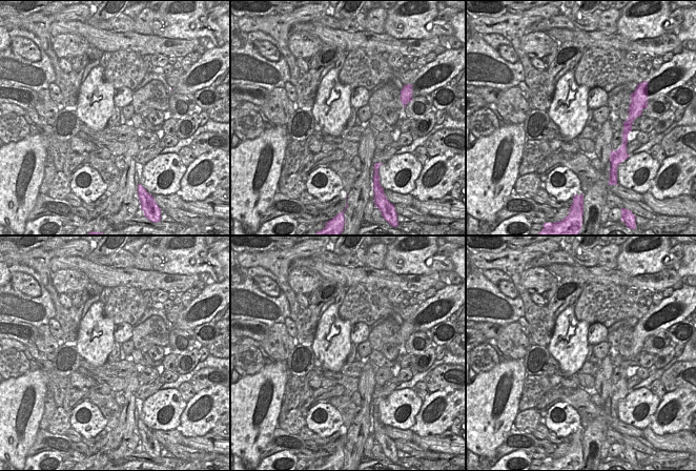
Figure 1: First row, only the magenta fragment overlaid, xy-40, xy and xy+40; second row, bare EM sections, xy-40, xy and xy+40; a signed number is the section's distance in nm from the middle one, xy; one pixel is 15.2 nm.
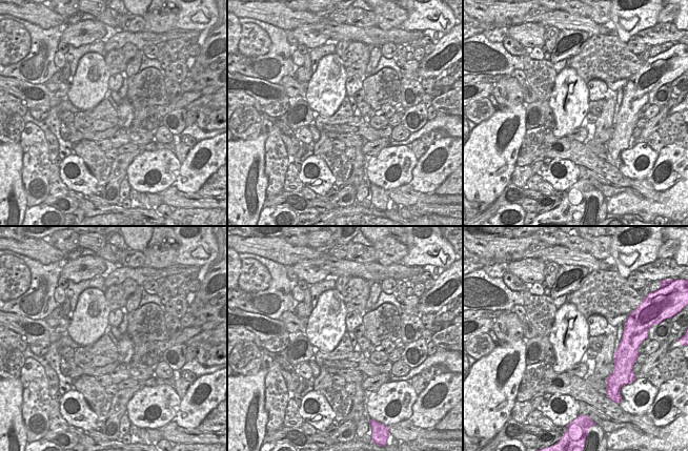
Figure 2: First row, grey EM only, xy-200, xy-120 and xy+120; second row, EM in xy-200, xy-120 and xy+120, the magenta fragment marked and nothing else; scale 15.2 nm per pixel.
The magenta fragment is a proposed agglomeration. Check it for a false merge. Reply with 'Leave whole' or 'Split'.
Leave whole.

